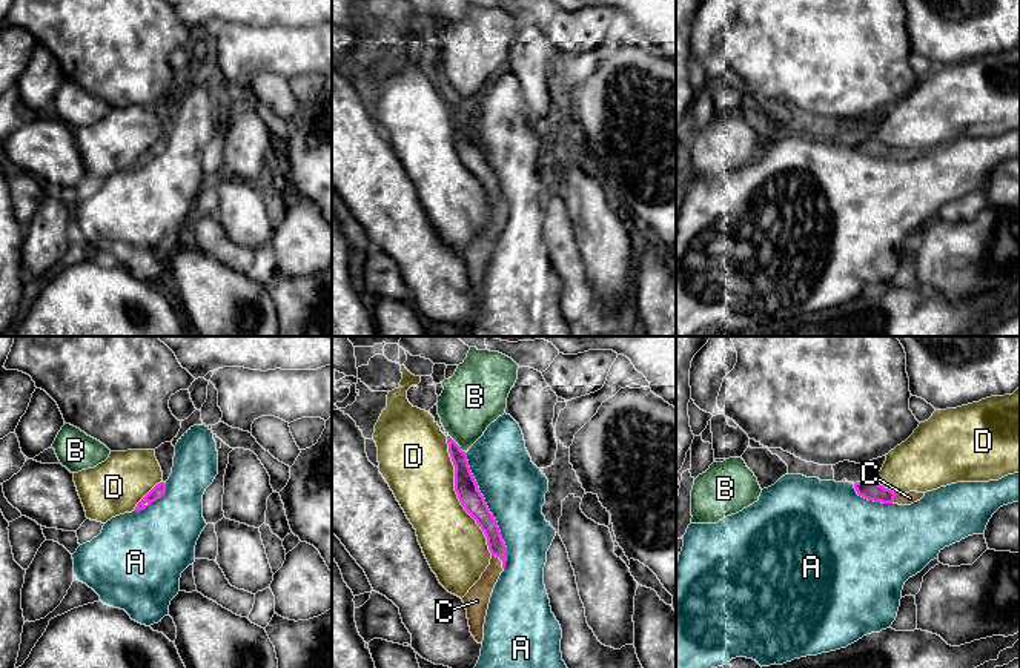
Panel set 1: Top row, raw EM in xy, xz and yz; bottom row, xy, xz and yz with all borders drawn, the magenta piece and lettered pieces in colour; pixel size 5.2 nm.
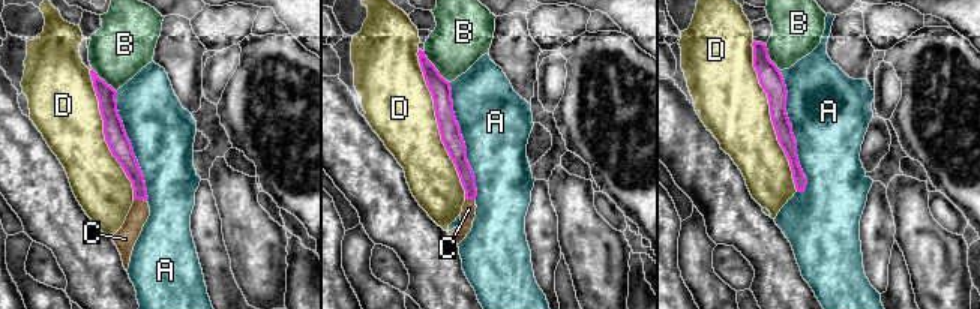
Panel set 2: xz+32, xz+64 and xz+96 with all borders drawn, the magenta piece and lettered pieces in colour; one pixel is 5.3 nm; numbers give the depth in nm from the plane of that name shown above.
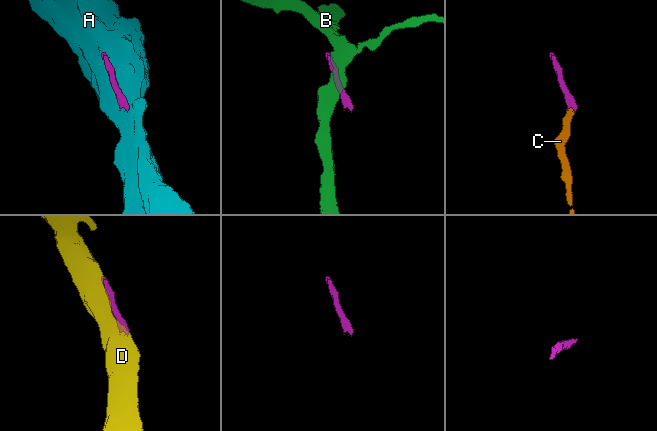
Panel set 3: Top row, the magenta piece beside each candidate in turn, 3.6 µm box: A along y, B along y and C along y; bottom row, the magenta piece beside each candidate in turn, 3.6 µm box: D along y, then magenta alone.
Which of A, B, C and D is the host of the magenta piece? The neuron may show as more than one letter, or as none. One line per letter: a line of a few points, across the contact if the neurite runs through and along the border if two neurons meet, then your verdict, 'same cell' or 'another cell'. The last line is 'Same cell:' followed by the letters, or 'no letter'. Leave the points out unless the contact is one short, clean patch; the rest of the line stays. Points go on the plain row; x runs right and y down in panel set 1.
A: another cell
B: line xz (449, 91), (464, 108); another cell
C: line xz (483, 172), (493, 191), (501, 215), (478, 254); same cell
D: another cell
Same cell: C

